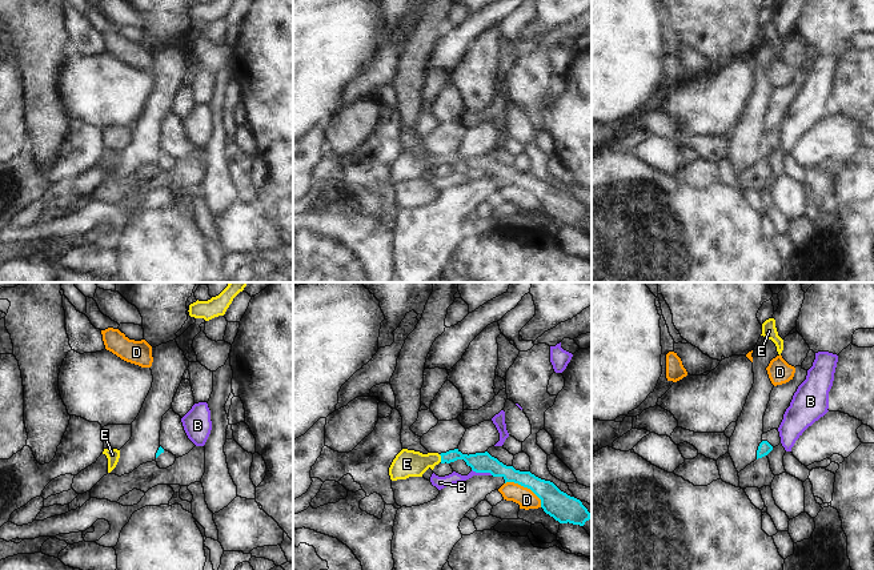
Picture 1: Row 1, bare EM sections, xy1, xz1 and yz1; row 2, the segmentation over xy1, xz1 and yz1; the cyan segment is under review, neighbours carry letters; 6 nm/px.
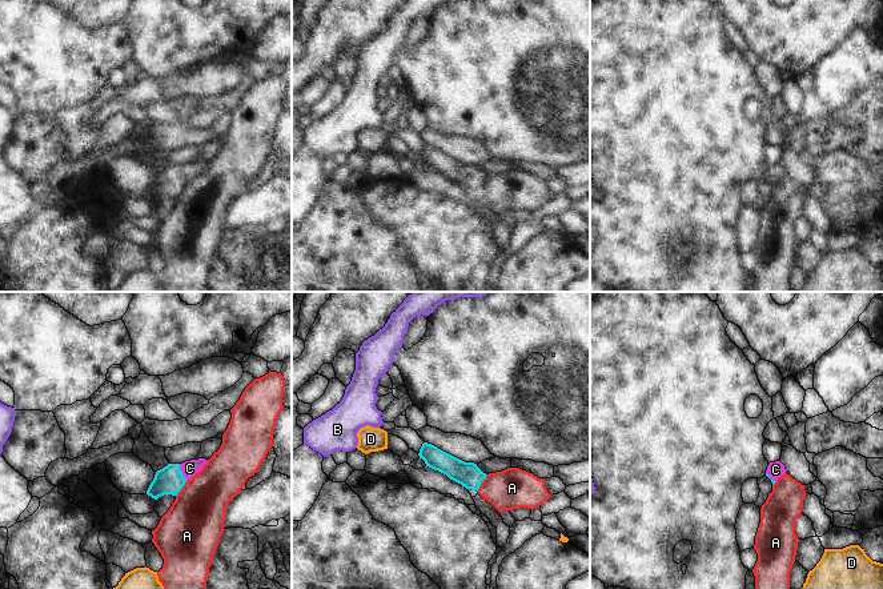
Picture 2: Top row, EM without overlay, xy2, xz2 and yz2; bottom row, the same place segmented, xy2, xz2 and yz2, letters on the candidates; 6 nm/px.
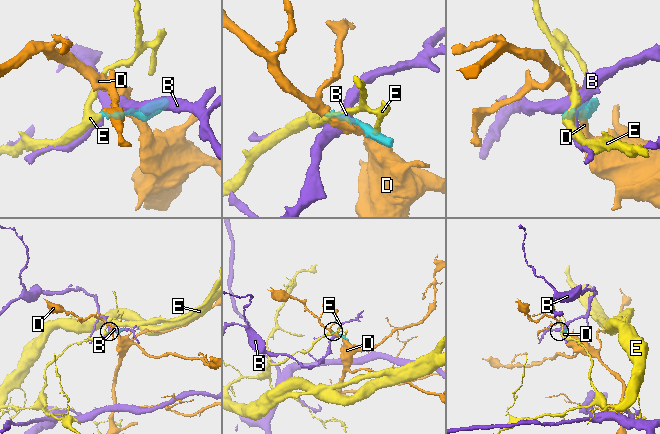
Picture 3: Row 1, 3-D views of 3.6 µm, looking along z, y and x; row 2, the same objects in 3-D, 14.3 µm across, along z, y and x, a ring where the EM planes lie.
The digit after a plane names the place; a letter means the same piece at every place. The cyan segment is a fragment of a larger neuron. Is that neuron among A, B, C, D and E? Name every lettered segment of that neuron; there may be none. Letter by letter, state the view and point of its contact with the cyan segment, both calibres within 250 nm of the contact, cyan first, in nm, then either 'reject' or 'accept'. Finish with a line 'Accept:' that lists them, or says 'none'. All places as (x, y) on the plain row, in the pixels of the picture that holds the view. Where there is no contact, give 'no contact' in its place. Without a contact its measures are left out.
A: xy2 (181, 189) | 170/360 nm | reject
B: xz1 (482, 173) | 130/70 nm | reject
C: xy2 (181, 173) | 170/100 nm | accept
D: xz1 (526, 188) | 160/120 nm | reject
E: xz1 (441, 160) | 130/160 nm | accept
Accept: C, E

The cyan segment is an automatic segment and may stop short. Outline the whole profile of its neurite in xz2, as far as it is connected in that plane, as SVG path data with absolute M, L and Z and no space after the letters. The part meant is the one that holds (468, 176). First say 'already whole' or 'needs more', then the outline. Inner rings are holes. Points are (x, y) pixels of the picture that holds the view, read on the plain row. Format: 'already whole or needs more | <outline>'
already whole | M424 144L418 157L425 163L426 168L446 176L466 191L478 193L486 180L486 175L477 165L465 164L432 145Z

